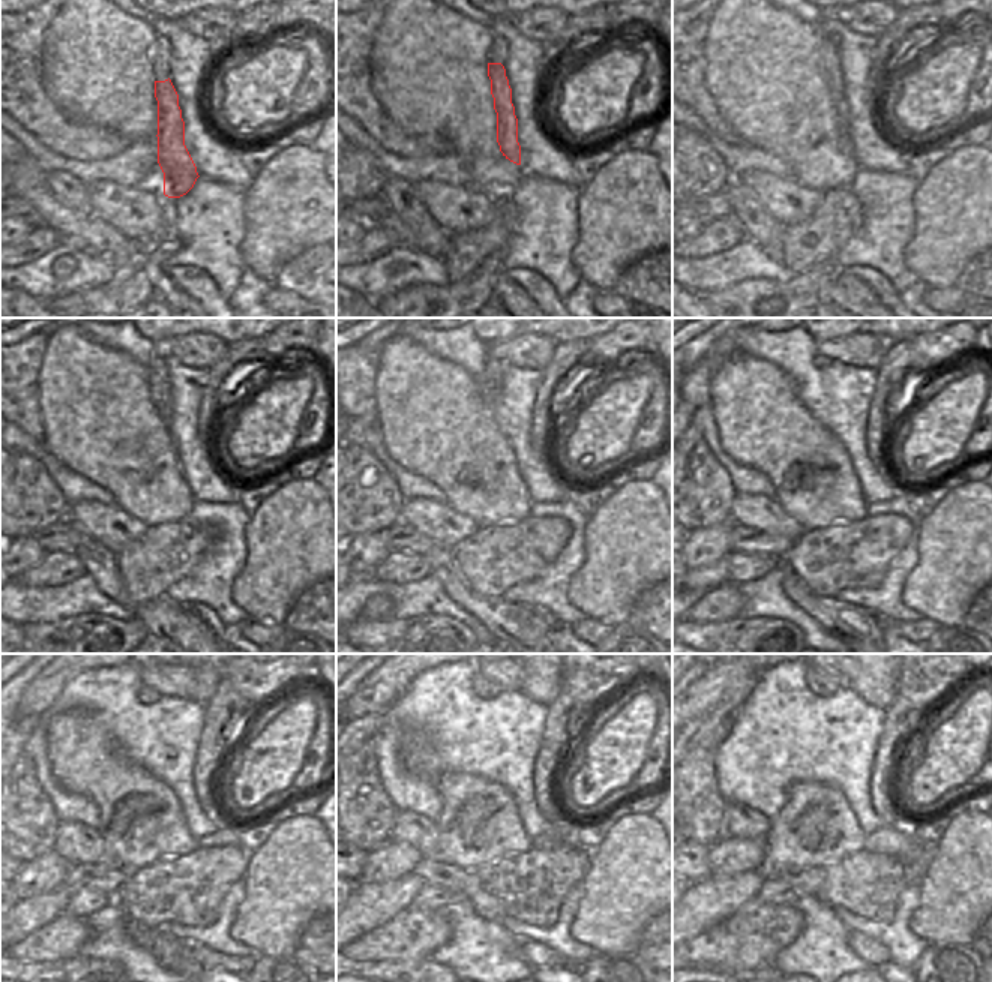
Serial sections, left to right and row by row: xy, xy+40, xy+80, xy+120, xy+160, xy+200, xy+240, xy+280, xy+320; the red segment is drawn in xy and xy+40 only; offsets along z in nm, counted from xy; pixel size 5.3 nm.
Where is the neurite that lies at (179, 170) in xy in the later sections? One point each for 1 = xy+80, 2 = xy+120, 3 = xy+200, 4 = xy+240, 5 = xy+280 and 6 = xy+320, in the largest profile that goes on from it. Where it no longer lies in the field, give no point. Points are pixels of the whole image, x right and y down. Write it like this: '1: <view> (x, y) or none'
1: xy+80 (829, 66)
2: xy+120 (158, 381)
3: xy+200 (821, 362)
4: xy+240 (147, 696)
5: xy+280 (485, 688)
6: xy+320 (820, 684)

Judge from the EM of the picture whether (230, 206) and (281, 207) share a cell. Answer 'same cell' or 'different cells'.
different cells

